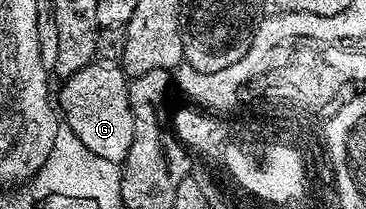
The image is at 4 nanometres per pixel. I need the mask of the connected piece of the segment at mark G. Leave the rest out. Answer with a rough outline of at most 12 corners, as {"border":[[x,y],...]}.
{"border":[[95,60],[56,102],[88,152],[121,164],[132,148],[126,71]]}

